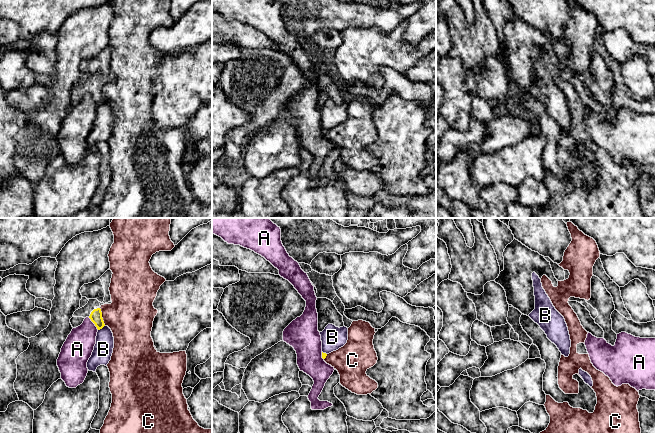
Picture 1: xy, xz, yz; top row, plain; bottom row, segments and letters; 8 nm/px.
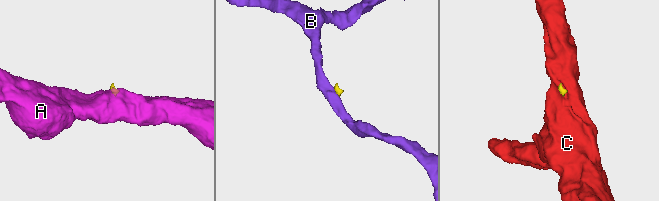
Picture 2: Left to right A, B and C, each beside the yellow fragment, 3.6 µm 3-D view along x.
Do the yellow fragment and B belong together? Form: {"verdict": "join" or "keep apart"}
{"verdict": "keep apart"}

